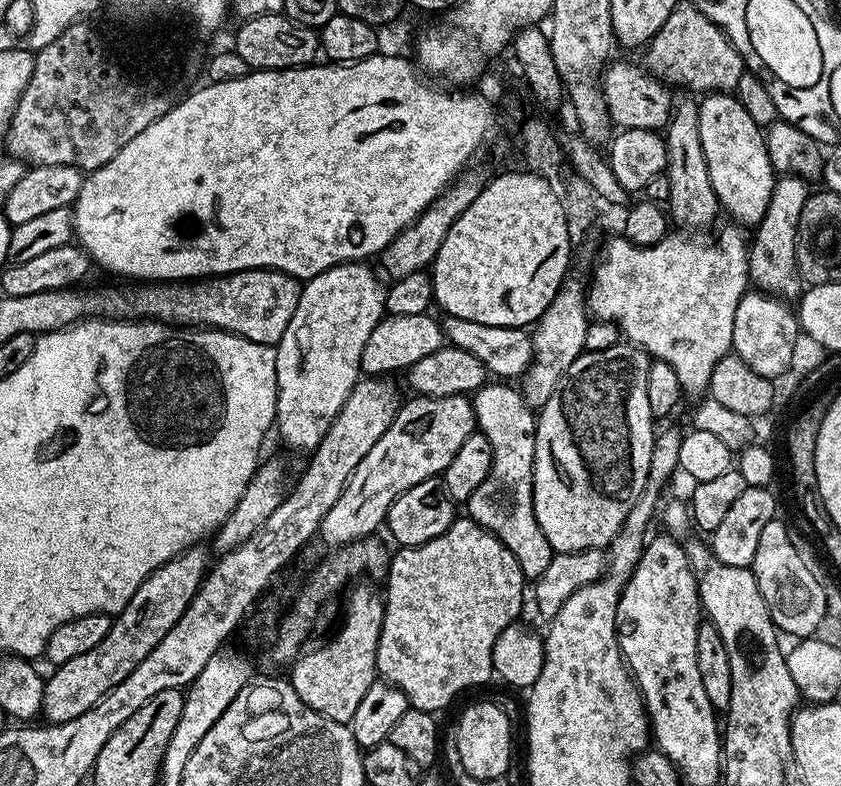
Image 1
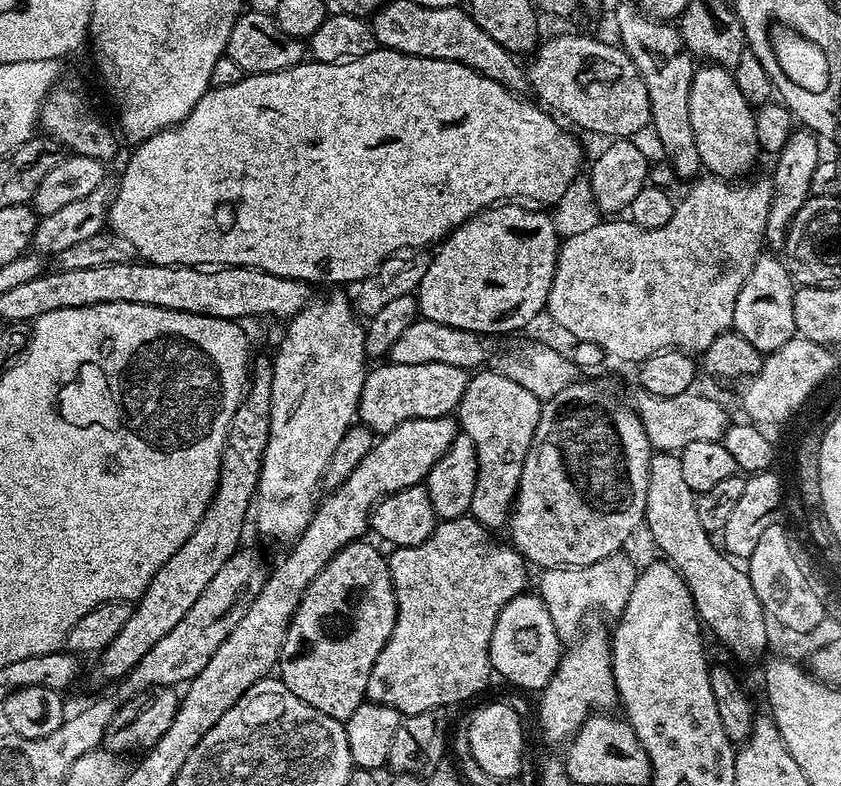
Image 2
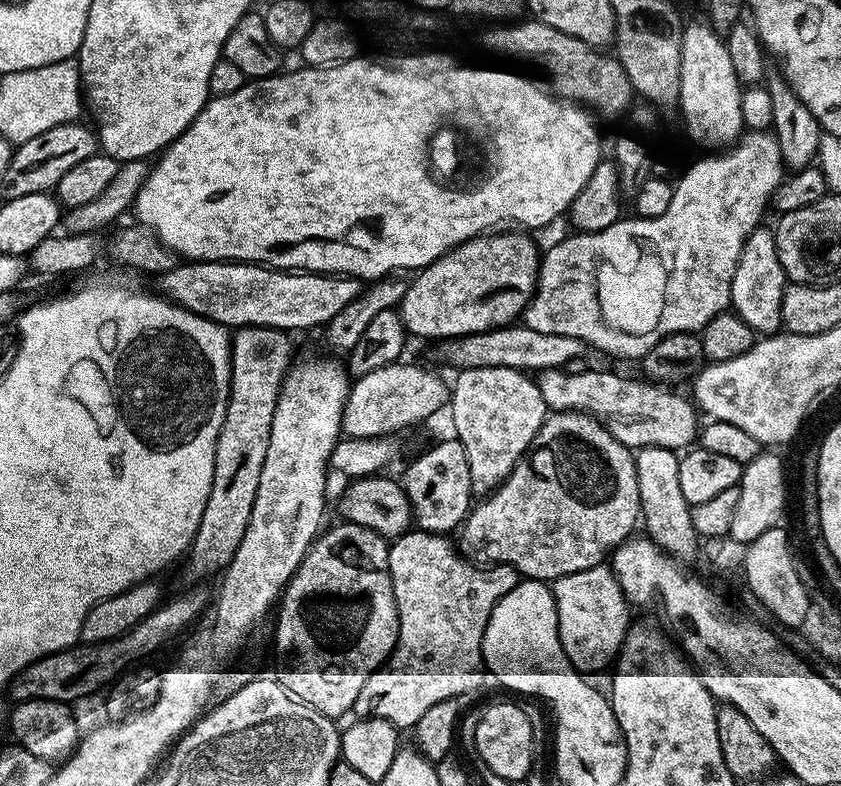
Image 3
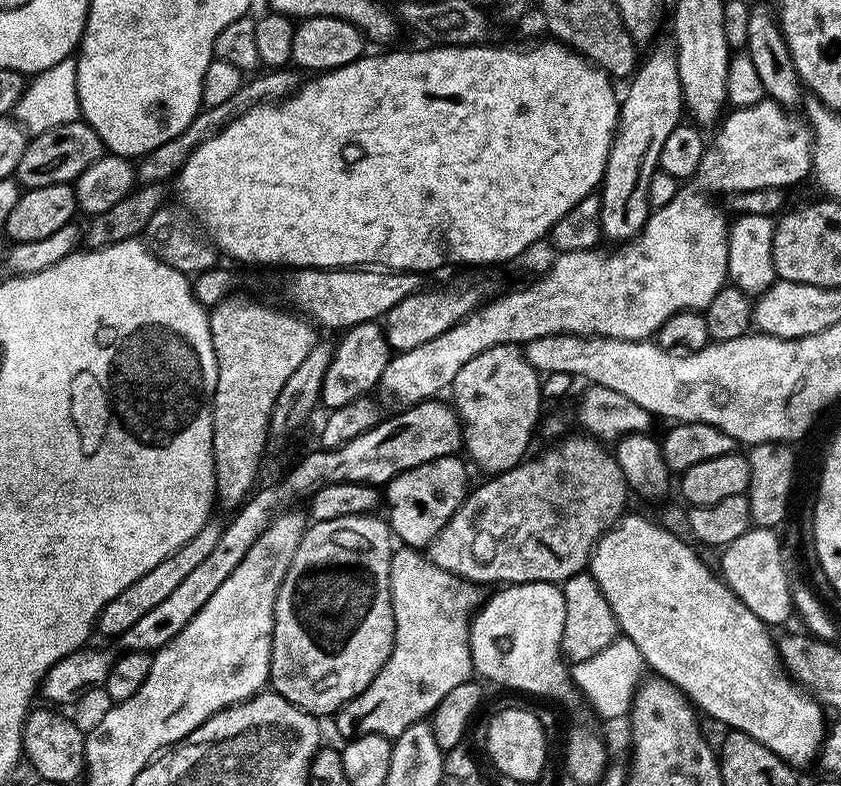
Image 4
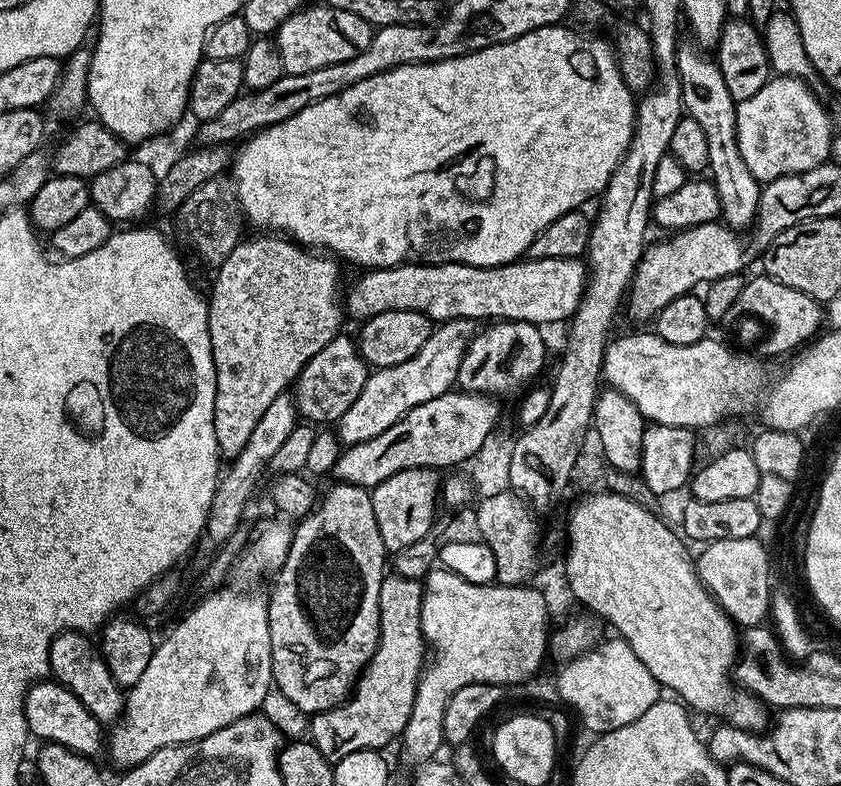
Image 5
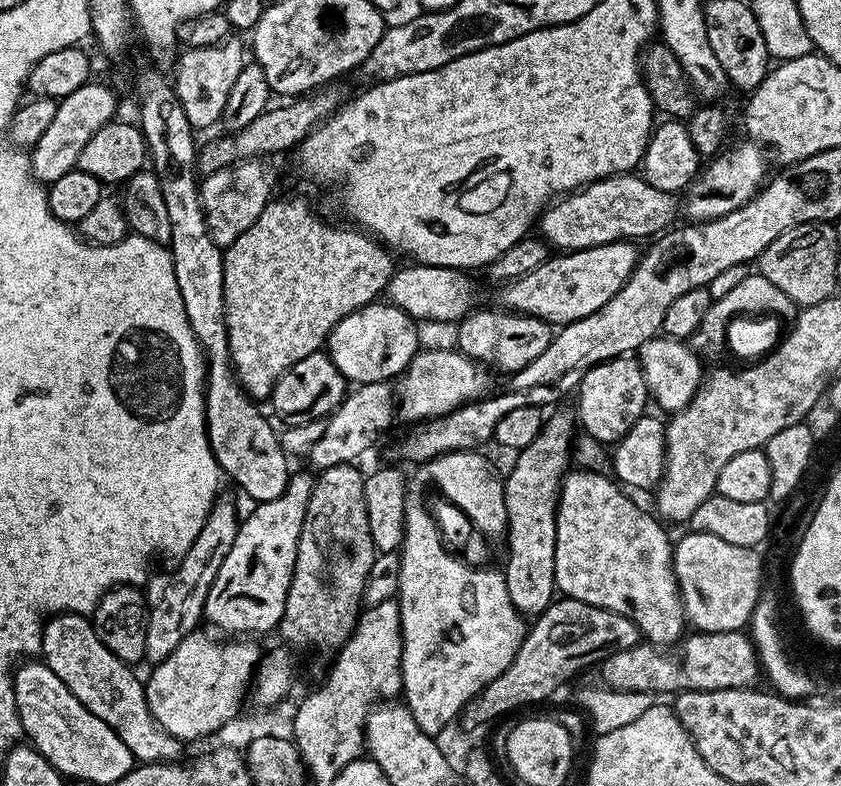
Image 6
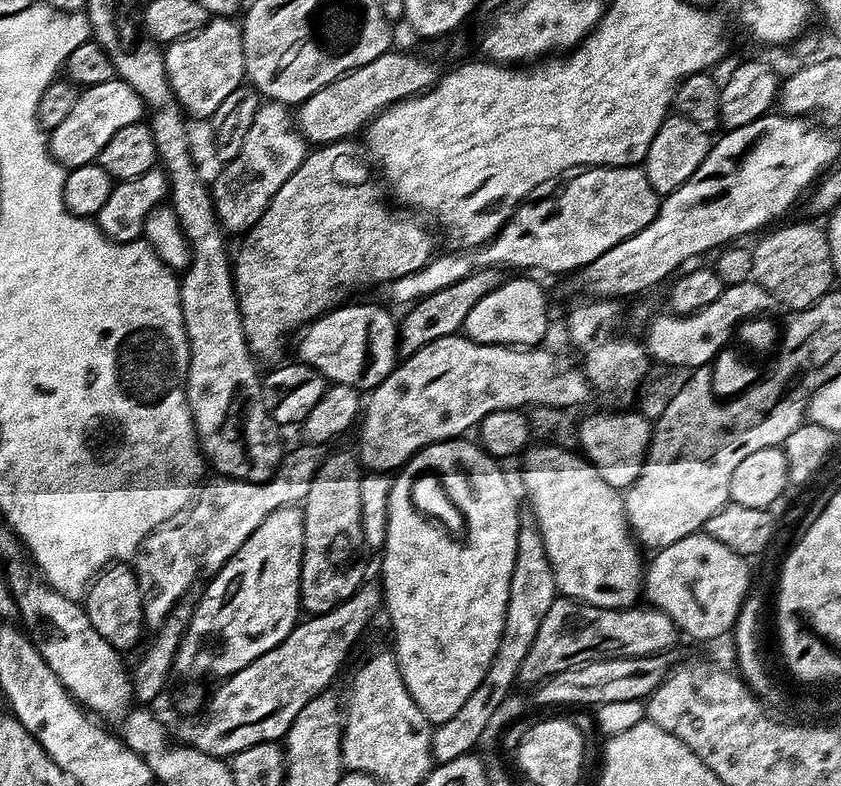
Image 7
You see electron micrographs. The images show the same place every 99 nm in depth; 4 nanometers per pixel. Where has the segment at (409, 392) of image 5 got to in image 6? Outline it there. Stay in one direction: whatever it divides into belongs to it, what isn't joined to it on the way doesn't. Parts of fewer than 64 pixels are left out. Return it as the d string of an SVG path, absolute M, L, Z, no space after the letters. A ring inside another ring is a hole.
M374 382L373 384L361 384L353 387L351 391L345 395L344 400L336 407L335 412L327 417L328 425L326 426L326 434L322 434L314 450L310 453L310 461L316 467L316 470L323 470L330 466L338 466L339 464L351 464L359 461L359 456L364 456L376 444L376 439L387 430L392 424L392 416L397 415L398 400L394 395L394 388L388 382Z

